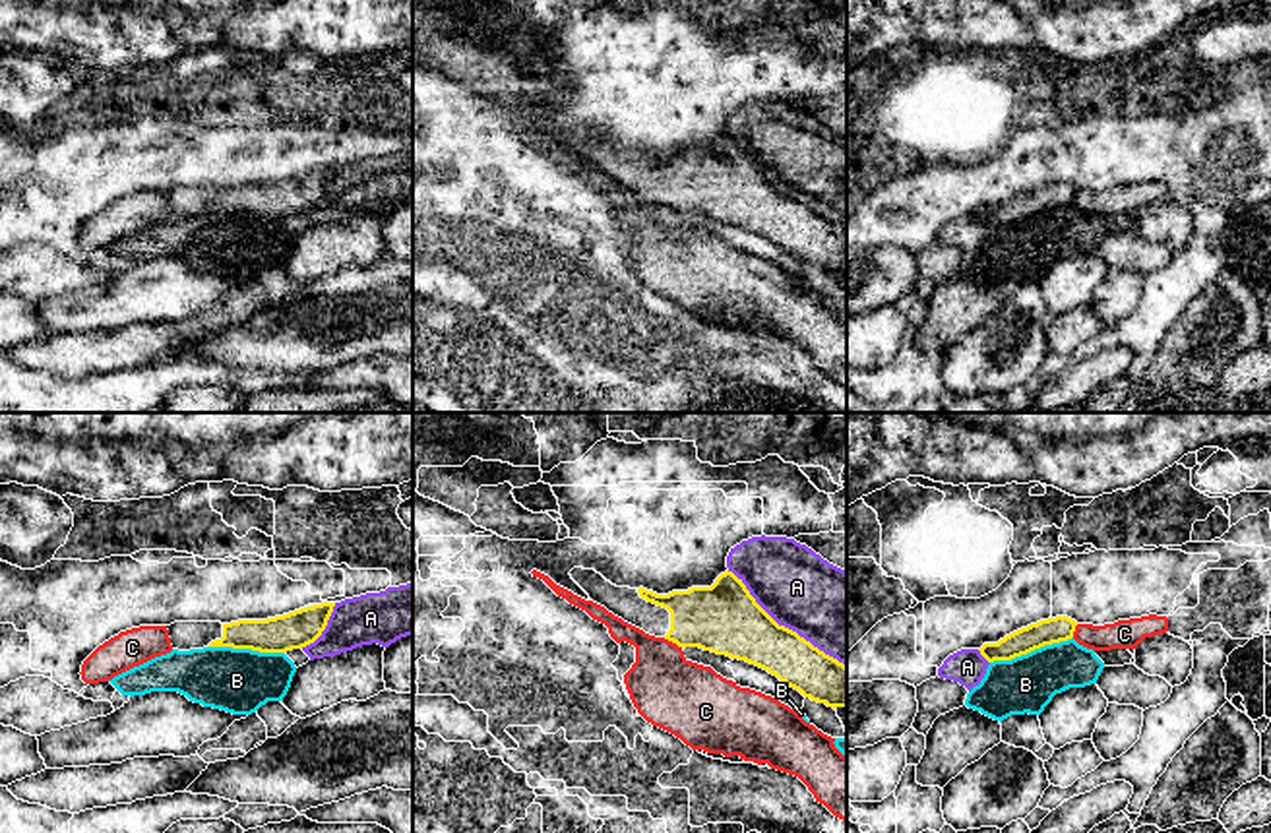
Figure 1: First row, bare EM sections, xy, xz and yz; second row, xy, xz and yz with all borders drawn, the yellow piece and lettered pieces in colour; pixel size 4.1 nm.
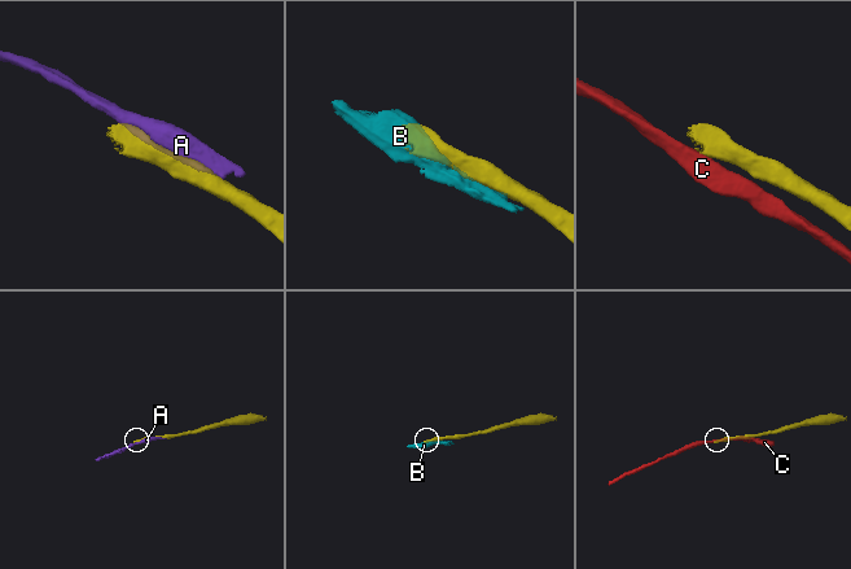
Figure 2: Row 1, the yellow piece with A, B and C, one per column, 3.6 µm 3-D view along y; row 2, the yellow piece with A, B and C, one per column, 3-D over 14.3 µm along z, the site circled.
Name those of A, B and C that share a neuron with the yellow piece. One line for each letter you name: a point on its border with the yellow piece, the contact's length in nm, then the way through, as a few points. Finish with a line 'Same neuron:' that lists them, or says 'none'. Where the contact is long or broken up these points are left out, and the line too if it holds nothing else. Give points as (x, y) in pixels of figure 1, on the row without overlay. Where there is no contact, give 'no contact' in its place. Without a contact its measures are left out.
Same neuron: none

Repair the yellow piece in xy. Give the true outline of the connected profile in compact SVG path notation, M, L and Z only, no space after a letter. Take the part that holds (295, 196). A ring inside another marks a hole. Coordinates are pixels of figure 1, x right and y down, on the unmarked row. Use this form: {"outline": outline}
{"outline": "M335 169L306 172L267 186L174 188L167 192L170 211L178 217L203 213L287 219L314 209L327 192Z"}

